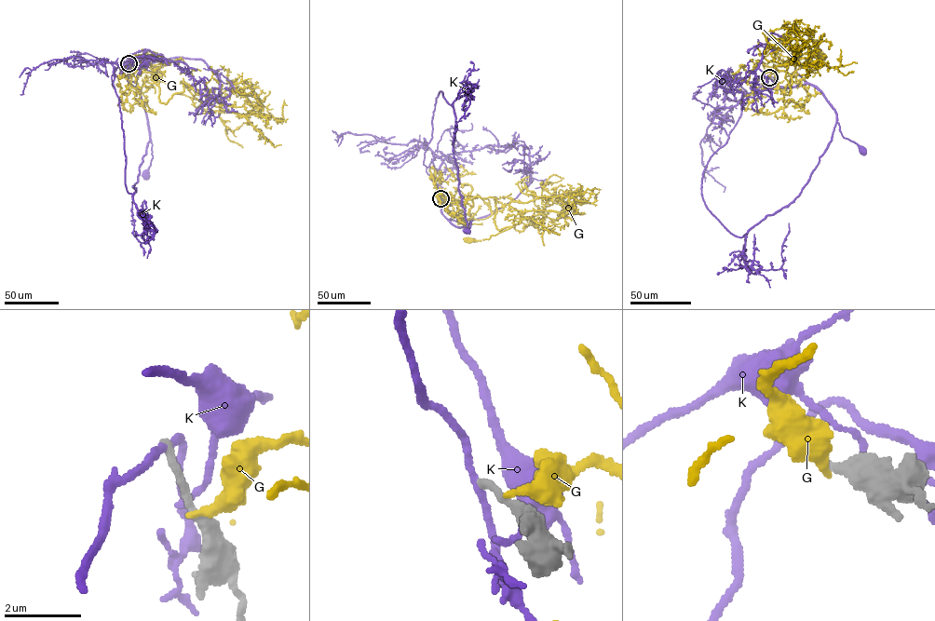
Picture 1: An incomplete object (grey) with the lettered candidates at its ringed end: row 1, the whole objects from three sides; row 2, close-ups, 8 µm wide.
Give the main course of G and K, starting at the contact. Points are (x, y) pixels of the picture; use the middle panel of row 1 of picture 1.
G: (441, 198), (471, 207), (476, 196), (496, 199), (495, 227), (511, 227), (489, 238), (469, 240)
K: (440, 198), (439, 192), (441, 214), (450, 222), (466, 227), (471, 221), (466, 231)

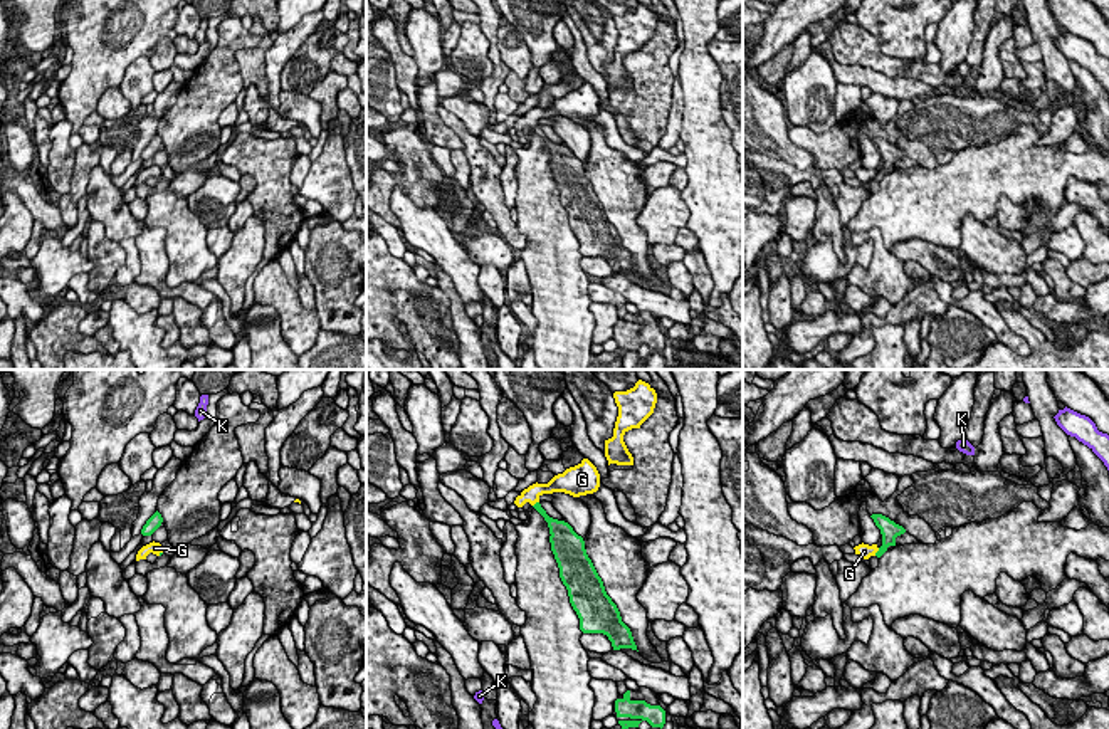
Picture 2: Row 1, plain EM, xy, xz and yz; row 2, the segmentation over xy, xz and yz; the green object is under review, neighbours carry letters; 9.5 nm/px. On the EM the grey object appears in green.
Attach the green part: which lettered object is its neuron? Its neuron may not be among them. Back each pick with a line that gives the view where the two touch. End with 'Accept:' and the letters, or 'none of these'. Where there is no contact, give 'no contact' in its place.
Accept: none of these

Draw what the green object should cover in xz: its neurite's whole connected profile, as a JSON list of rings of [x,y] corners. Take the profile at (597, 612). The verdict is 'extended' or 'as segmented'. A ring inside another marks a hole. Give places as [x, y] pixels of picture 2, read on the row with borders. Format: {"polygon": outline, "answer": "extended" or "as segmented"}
{"polygon": [[[539,502],[533,507],[548,522],[551,551],[570,603],[580,618],[580,630],[607,635],[613,650],[637,650],[630,628],[622,621],[617,605],[607,595],[603,581],[586,554],[583,538],[568,522],[549,517]]], "answer": "as segmented"}

